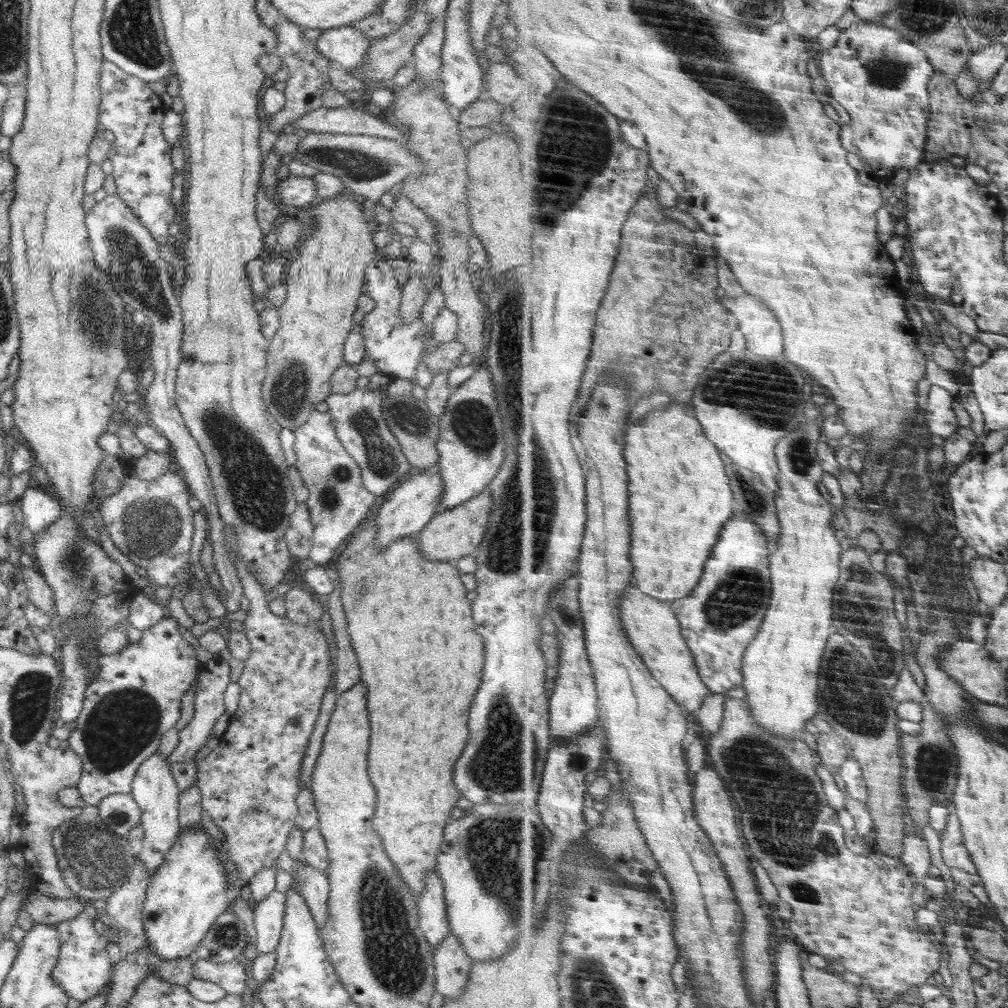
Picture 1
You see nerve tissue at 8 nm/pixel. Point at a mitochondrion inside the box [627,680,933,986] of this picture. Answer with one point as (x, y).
(782, 806)

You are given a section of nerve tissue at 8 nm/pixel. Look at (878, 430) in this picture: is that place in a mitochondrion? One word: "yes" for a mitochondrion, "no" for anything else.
no

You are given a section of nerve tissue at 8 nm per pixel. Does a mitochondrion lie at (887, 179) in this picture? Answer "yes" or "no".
no

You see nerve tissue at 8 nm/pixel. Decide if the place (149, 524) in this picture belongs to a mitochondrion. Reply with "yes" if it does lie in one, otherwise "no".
yes

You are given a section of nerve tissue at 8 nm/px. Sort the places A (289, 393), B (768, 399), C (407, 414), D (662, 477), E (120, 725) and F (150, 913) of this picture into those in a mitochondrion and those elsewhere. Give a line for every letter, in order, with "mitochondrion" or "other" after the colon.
A: mitochondrion
B: mitochondrion
C: mitochondrion
D: other
E: mitochondrion
F: other

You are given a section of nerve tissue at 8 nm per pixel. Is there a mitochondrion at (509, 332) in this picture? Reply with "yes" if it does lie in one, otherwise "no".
yes

